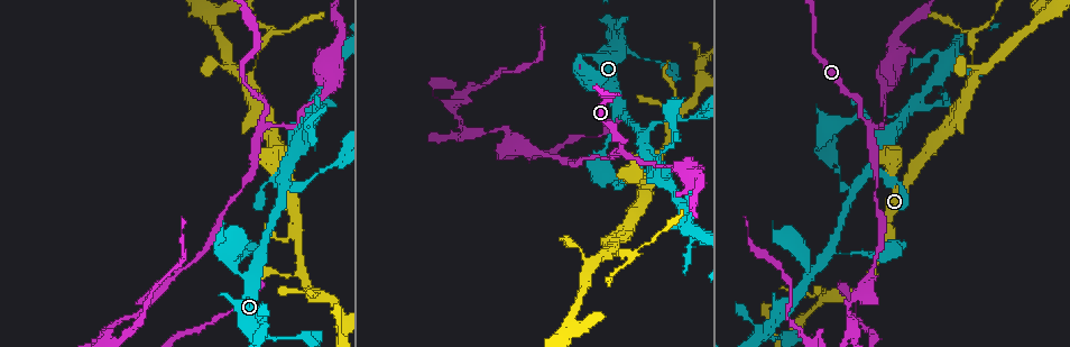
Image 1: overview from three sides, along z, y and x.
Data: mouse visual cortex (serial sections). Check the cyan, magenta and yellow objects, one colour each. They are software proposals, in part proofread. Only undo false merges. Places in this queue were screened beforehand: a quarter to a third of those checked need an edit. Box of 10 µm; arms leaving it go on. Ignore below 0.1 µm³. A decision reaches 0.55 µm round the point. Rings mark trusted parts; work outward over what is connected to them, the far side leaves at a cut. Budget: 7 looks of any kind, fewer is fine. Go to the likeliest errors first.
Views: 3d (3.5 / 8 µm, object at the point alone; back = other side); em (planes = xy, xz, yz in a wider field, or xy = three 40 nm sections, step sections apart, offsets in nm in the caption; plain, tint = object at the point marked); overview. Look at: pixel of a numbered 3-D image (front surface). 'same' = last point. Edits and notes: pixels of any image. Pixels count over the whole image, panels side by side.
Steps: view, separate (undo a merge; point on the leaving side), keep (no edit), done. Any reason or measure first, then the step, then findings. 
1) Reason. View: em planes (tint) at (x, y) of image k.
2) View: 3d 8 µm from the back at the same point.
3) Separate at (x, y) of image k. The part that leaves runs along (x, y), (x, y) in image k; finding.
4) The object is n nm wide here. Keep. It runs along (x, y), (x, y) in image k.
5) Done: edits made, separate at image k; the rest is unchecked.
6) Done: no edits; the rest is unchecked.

Three-way junction. View: 3d 3.5 µm at (973, 84) of image 1.

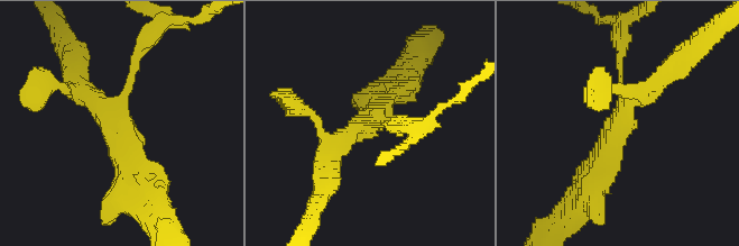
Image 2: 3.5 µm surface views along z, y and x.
3 arms meet here; the arms are 100, 300, 300 nm wide; now the EM. View: em xy step 3 (tint) at (621, 124) of image 2.

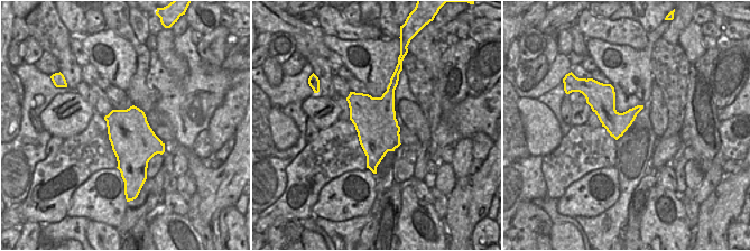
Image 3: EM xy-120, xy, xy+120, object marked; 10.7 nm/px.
Keep. It runs along (593, 190), (628, 103), (659, 80) in image 2; continuous, no second cell.

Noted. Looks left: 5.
A fork. View: 3d 3.5 µm from the back at (852, 192) of image 1.

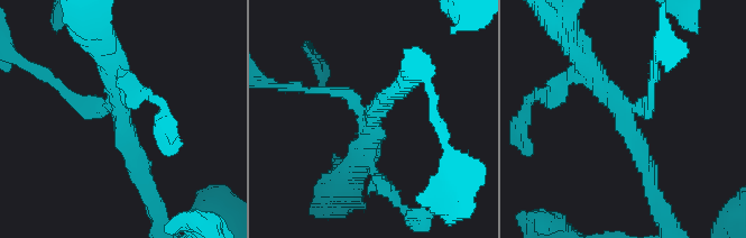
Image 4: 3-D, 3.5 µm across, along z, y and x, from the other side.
3 arms meet here; the arms are 150, 250, 350 nm wide; need the tissue. View: em xy step 1 (tint) at (373, 116) of image 4.

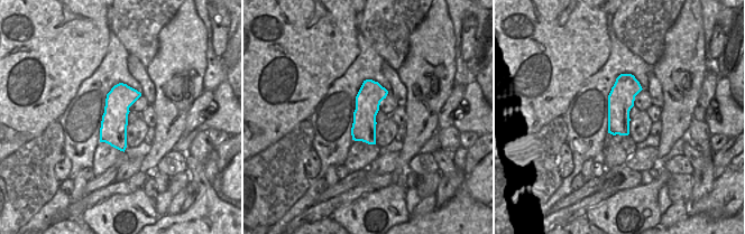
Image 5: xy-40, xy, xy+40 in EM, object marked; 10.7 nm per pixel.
Cut it another way. View: em xy step 2 (tint) at the same point.

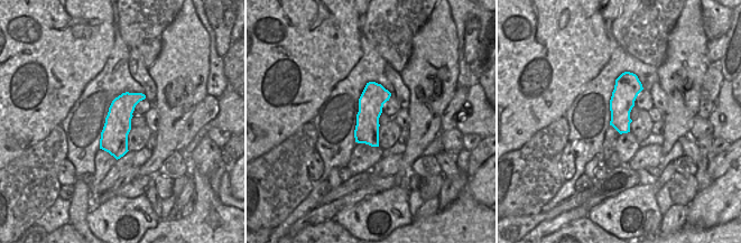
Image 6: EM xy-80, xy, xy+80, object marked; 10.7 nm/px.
Keep. It runs along (651, 180), (624, 113), (579, 52) in image 4; continuous, no second cell.

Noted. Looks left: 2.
Abrupt turn. View: 3d 3.5 µm from the back at (866, 115) of image 1.

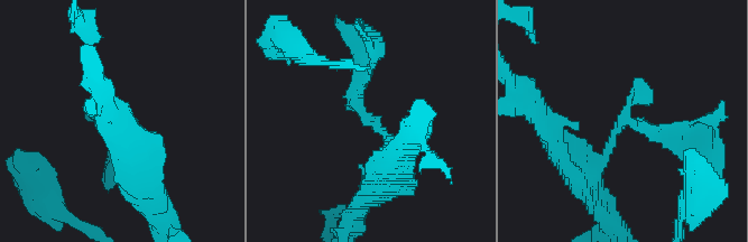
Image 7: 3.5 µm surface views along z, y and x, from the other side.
View: em xy step 1 (tint) at (620, 123) of image 7.

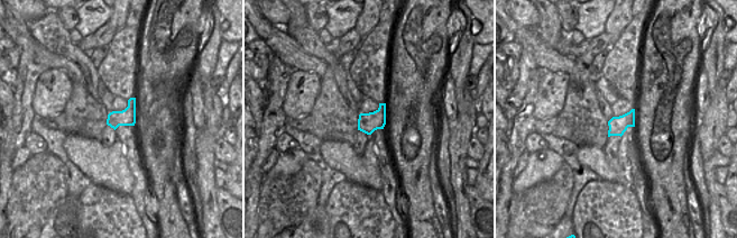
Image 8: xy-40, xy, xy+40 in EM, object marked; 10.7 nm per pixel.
Keep. It runs along (583, 179), (620, 121), (677, 138) in image 7; all the same cell.

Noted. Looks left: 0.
Done: no edits; the rest is unchecked.

